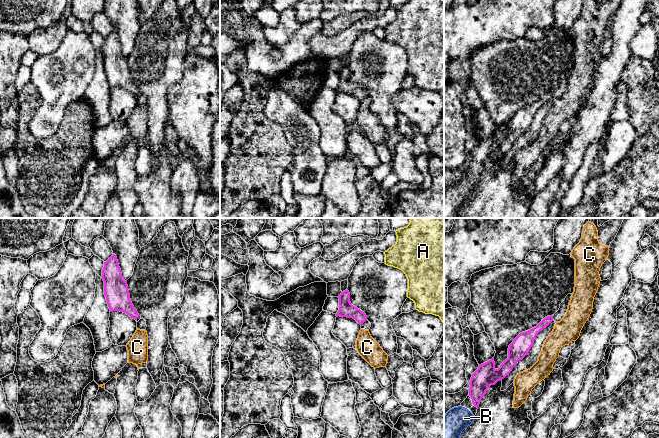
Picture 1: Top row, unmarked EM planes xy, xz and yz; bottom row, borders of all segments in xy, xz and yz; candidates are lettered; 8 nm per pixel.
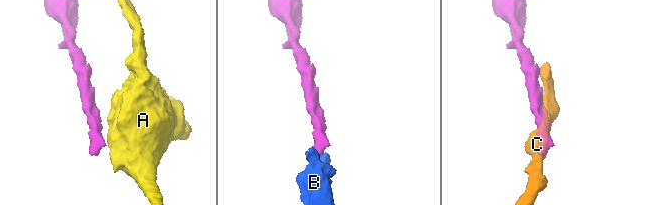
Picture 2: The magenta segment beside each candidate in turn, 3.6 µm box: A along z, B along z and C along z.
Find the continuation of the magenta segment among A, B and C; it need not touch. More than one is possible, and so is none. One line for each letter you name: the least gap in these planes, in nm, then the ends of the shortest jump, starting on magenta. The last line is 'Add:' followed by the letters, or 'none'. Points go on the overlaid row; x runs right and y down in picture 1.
B: gap 60 nm; span yz (473, 404), (467, 409)
Add: B

